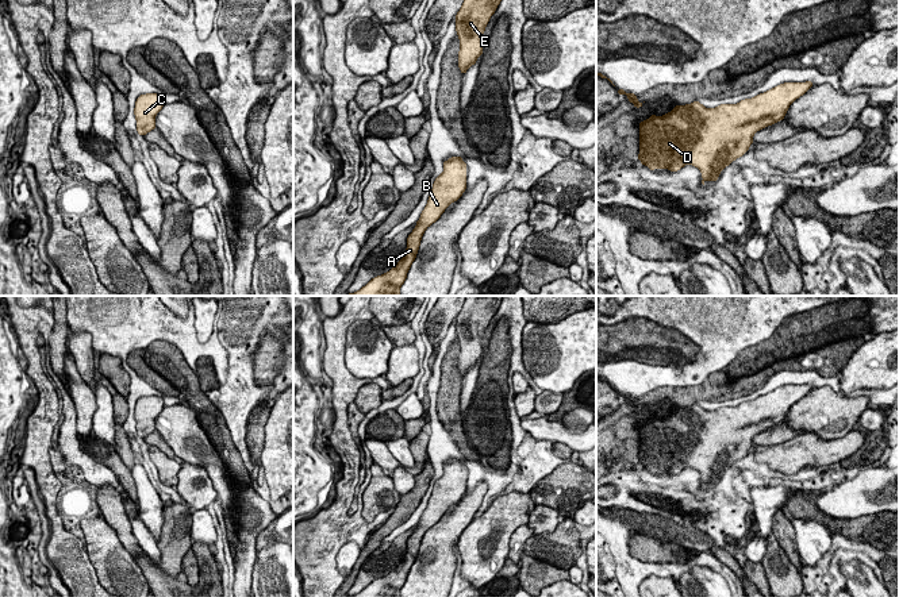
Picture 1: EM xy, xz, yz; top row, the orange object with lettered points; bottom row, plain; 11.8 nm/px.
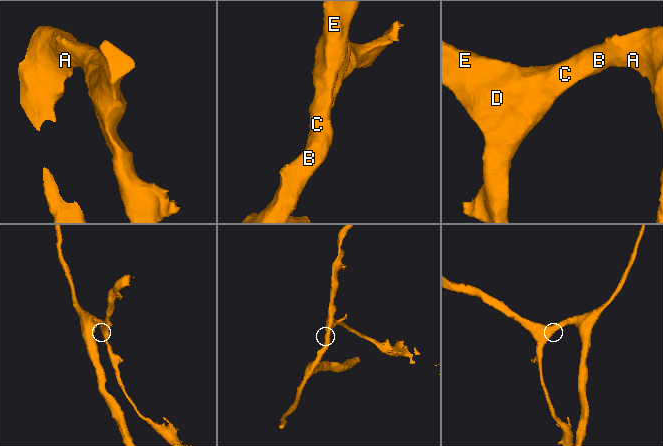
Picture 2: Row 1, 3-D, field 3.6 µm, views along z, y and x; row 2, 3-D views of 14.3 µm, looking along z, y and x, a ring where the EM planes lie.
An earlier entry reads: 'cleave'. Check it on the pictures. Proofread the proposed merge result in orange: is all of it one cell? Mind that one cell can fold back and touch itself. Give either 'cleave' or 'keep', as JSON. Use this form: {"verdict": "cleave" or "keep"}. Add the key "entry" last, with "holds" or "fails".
{"verdict": "keep", "entry": "fails"}

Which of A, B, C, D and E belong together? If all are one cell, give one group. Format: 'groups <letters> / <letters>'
groups A B C D E

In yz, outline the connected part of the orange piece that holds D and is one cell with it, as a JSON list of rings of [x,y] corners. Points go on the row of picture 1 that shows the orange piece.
[[[812,81],[784,82],[752,99],[737,104],[721,104],[706,108],[699,101],[676,105],[664,116],[652,115],[639,123],[638,159],[650,170],[669,169],[677,172],[685,165],[694,165],[702,173],[704,181],[716,181],[719,173],[733,161],[742,157],[753,143],[753,135],[784,119],[789,105],[803,96]]]

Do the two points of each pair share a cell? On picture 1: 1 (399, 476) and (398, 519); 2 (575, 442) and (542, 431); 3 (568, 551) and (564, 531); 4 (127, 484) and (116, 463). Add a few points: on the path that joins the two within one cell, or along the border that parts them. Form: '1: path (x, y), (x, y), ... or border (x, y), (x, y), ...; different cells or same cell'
1: border (415, 476), (415, 484), (400, 496); different cells
2: path (567, 436), (550, 431); same cell
3: path (564, 546), (564, 536); same cell
4: path (125, 478), (119, 469); same cell

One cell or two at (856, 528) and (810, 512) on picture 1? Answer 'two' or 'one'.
one

